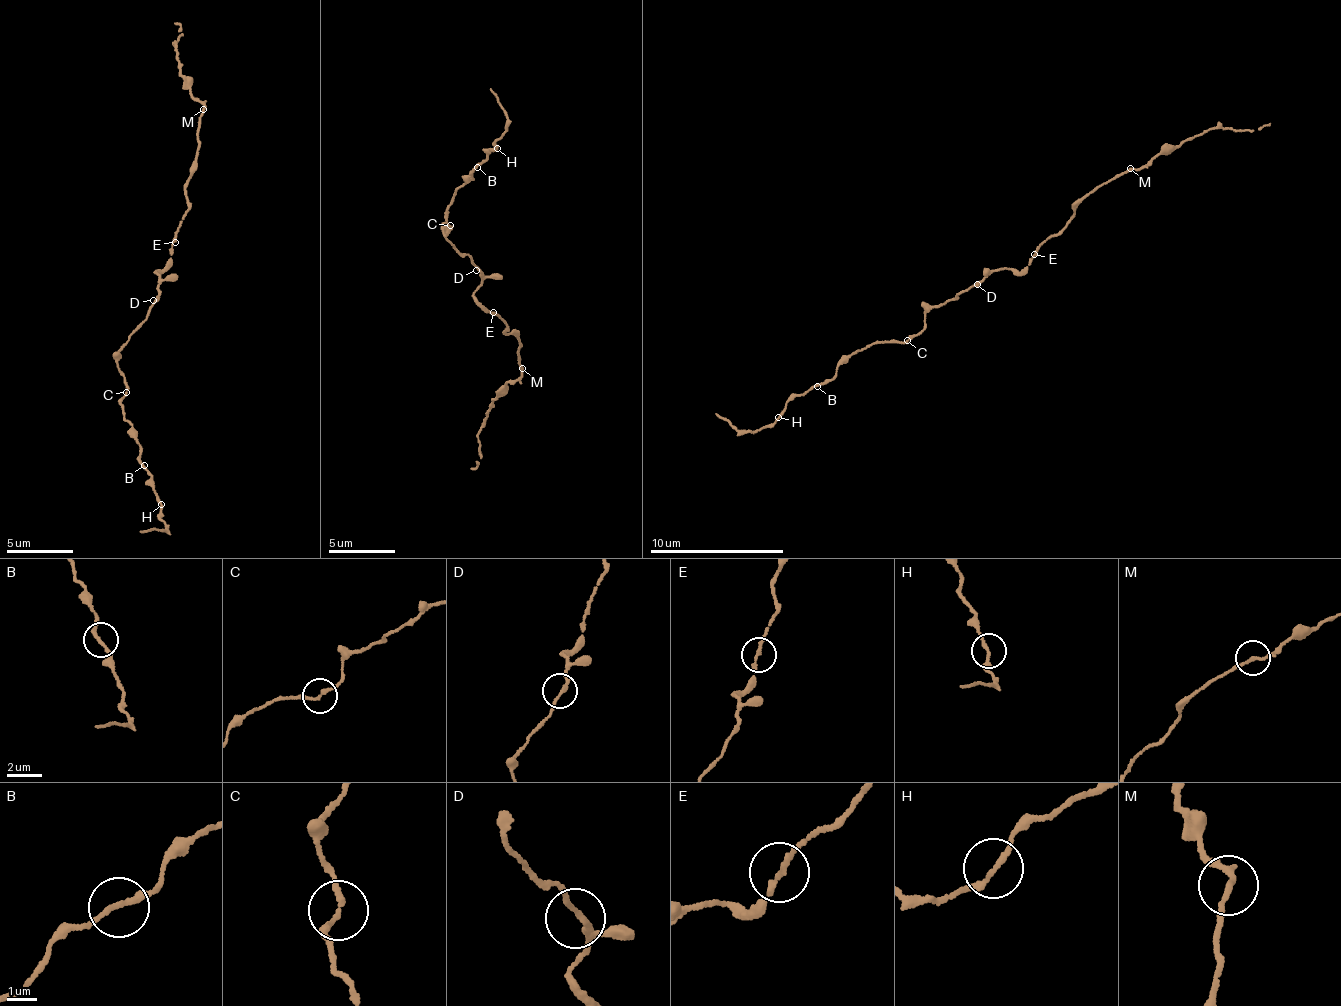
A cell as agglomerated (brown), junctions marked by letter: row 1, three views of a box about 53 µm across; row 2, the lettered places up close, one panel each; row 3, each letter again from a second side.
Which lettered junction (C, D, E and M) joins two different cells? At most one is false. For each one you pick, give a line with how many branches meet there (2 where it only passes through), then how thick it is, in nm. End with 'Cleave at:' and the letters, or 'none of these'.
Cleave at: none of these

